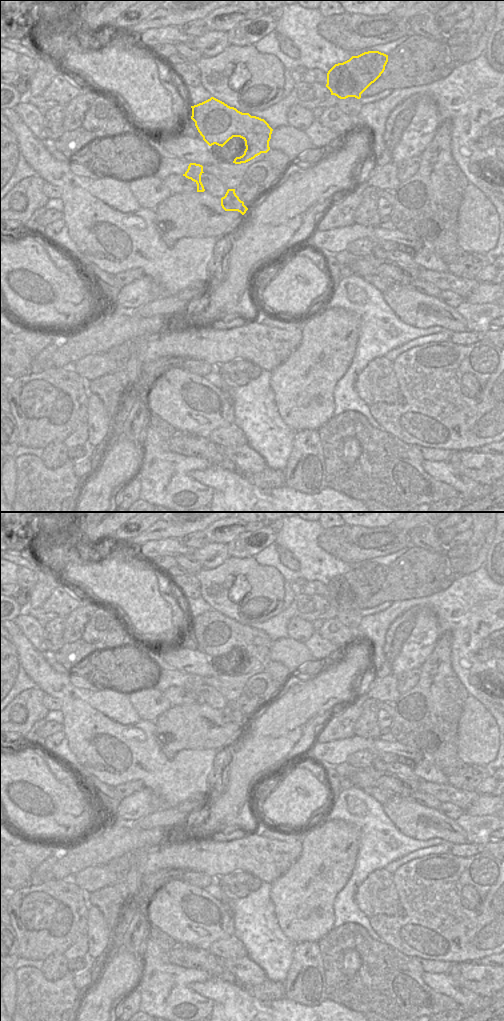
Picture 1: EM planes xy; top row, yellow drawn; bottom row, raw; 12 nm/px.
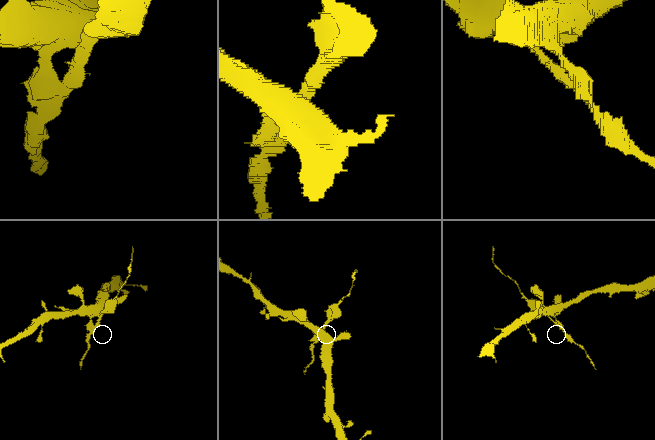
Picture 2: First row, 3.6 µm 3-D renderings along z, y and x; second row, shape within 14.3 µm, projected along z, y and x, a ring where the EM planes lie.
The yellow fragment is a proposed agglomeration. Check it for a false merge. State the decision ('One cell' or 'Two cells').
Two cells

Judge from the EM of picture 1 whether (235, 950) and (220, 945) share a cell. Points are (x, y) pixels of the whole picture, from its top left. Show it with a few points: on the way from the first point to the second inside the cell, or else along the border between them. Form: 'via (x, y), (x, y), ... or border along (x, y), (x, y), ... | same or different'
via (231, 949), (224, 949) | same

